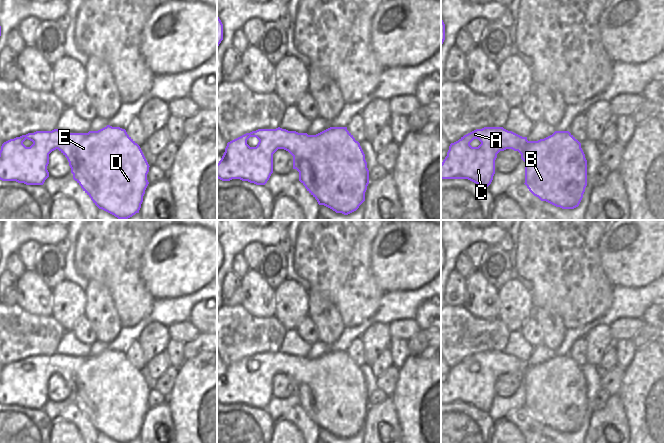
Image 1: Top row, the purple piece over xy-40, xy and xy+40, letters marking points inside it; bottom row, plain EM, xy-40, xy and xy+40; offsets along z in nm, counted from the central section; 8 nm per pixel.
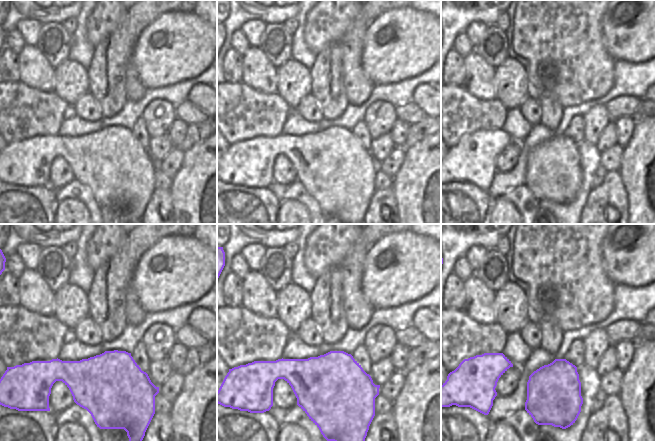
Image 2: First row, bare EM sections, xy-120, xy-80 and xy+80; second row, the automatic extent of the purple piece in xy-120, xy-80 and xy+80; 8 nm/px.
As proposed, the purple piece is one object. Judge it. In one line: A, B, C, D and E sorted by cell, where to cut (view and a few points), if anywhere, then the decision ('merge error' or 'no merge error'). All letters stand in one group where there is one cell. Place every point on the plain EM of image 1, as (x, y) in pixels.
A B C D E; no cut; no merge error

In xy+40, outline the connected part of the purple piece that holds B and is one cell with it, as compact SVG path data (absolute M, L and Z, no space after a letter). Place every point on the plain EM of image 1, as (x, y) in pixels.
M503 351L476 353L451 367L441 387L441 403L468 403L488 411L495 398L495 384L500 375L512 373L521 378L525 386L525 409L541 425L562 433L579 430L587 410L587 384L581 367L569 355L555 355L538 365L528 365Z

